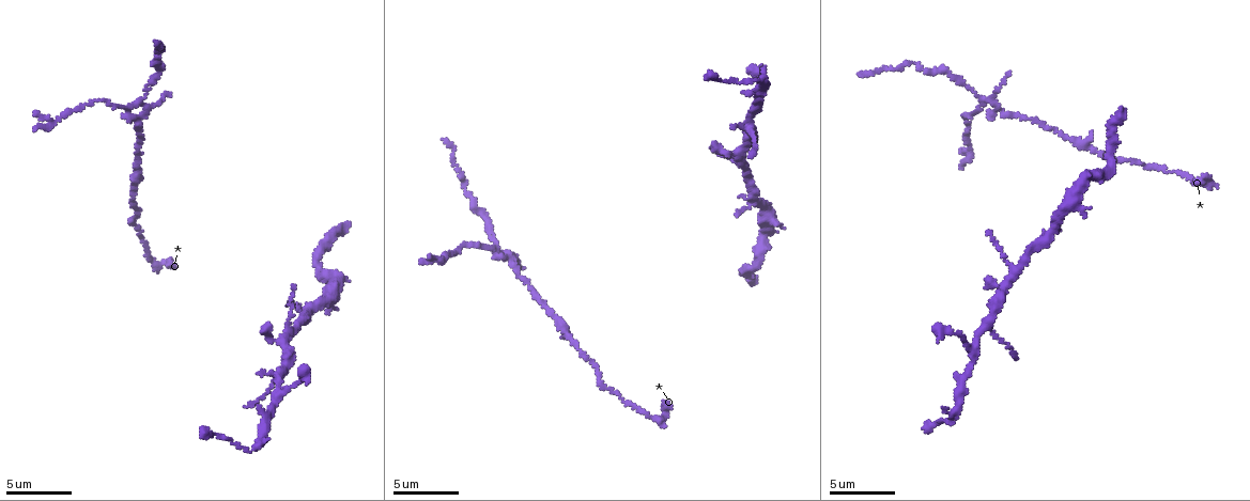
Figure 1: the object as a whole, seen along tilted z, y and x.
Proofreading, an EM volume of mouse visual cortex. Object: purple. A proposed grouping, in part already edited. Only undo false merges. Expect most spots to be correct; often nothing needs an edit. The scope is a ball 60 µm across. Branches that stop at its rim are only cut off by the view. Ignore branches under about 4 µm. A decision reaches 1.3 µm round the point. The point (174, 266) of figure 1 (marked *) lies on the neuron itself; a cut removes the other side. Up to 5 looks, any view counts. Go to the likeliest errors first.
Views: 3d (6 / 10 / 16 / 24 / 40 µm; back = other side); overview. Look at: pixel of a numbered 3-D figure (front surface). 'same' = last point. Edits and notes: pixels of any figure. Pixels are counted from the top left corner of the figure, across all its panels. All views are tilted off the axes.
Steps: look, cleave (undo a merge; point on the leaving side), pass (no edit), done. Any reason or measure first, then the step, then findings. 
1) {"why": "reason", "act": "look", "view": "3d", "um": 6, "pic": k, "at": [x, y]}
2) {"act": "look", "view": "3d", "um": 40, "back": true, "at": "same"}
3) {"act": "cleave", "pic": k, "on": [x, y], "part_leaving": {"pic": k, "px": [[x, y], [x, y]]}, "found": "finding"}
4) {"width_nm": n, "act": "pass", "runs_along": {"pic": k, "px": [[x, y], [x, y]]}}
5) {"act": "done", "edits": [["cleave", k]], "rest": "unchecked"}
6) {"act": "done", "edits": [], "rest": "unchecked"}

{"why": "three-way junction", "act": "look", "view": "3d", "um": 16, "pic": 1, "at": [138, 101]}

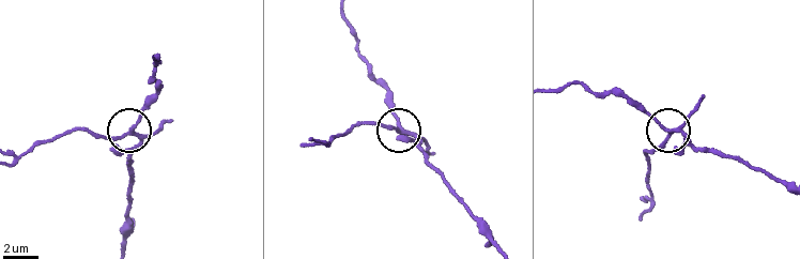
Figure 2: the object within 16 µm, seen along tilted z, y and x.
{"why": "other side", "act": "look", "view": "3d", "um": 16, "back": true, "pic": 2, "at": [133, 129]}

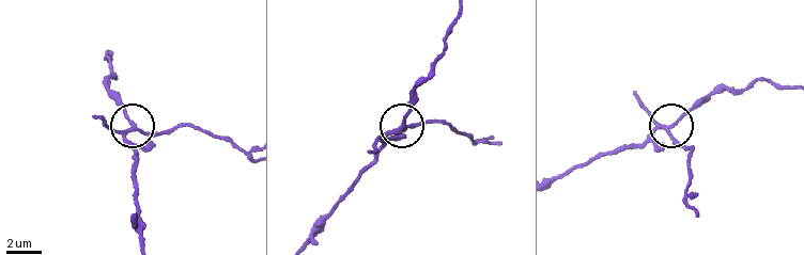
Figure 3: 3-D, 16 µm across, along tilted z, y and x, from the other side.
{"side_arm_um": 10, "act": "cleave", "pic": 3, "on": [108, 126], "part_leaving": {"pic": 3, "px": [[127, 130], [155, 132], [194, 125], [247, 154]]}, "found": "a second neuron is stuck on"}

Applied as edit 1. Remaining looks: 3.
{"why": "thick turns thin", "act": "look", "view": "3d", "um": 16, "pic": 1, "at": [135, 189]}

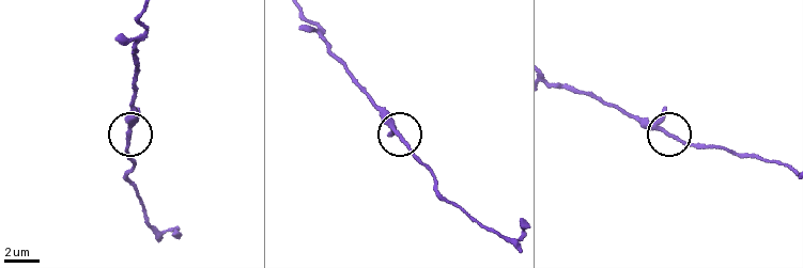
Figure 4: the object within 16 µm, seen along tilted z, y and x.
{"act": "pass", "runs_along": {"pic": 4, "px": [[181, 235], [149, 226], [133, 189], [129, 104]]}, "found": "all the same neuron"}

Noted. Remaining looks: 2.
{"why": "thick turns thin", "act": "look", "view": "3d", "um": 10, "pic": 1, "at": [156, 60]}

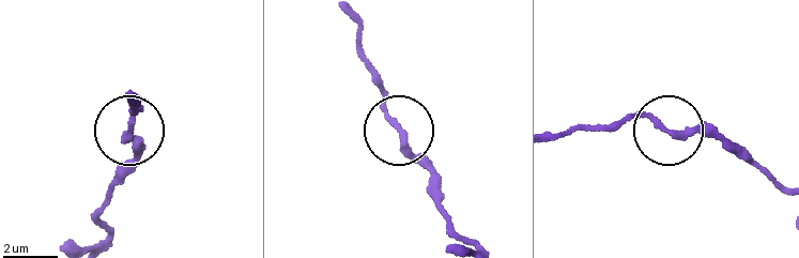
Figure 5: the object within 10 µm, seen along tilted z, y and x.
{"act": "pass", "runs_along": {"pic": 5, "px": [[780, 184], [708, 137], [675, 134], [640, 114], [584, 128]]}, "found": "one neuron here"}

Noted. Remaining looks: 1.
{"act": "done", "edits": [["cleave", 3]], "rest": "unchecked"}

